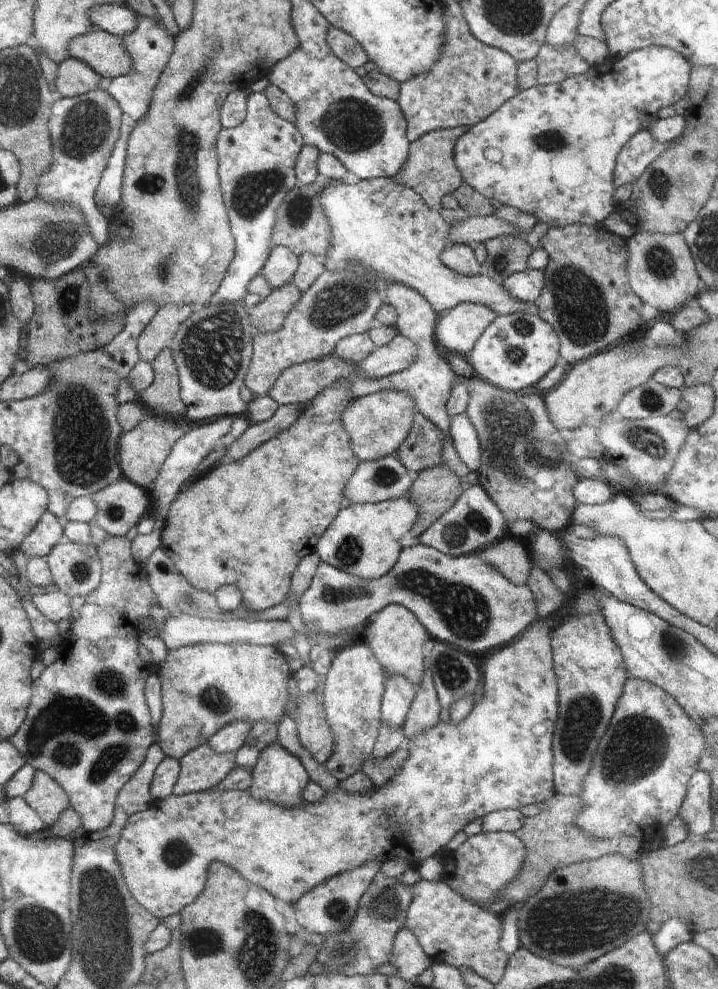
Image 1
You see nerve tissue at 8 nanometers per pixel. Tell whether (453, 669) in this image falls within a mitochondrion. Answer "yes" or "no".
yes

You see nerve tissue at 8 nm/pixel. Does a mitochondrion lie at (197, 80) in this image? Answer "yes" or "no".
yes

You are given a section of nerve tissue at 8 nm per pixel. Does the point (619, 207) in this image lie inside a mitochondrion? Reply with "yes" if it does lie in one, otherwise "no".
no

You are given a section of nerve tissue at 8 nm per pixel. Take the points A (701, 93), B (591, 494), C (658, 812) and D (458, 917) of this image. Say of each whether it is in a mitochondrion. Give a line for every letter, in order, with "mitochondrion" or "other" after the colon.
A: other
B: other
C: other
D: other

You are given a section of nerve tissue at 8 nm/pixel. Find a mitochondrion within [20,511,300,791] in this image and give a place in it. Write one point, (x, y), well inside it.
(75, 732)

